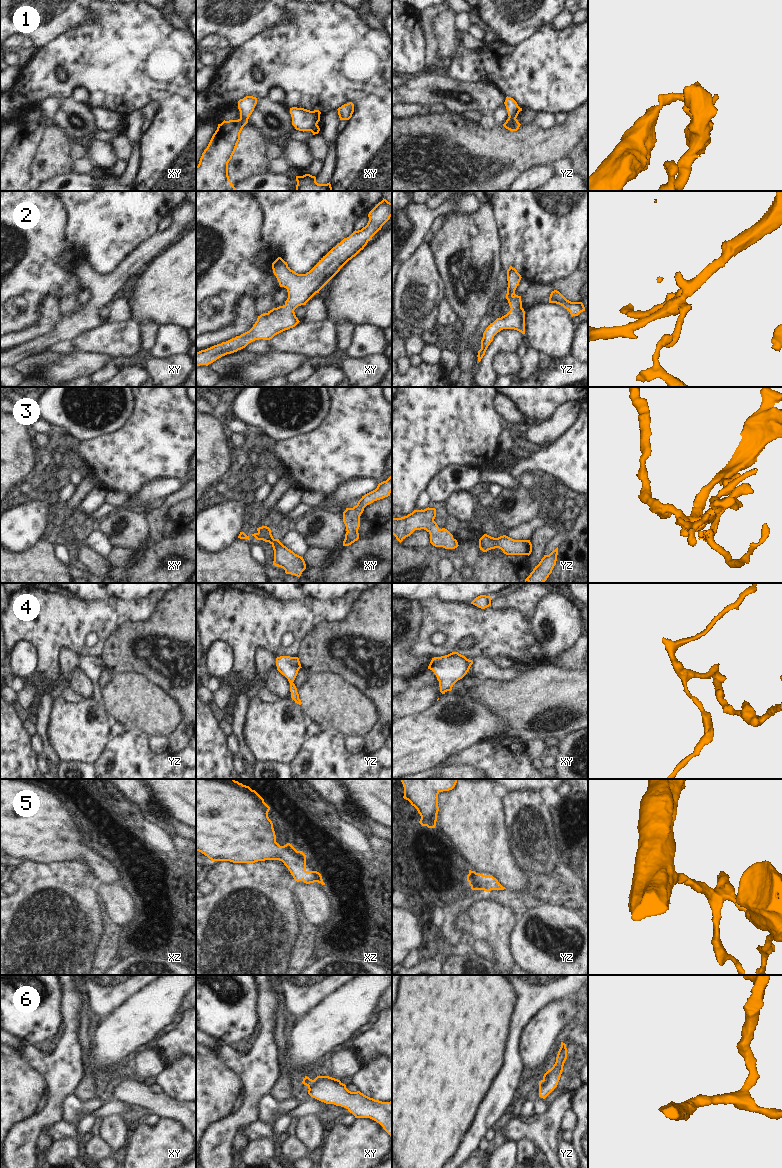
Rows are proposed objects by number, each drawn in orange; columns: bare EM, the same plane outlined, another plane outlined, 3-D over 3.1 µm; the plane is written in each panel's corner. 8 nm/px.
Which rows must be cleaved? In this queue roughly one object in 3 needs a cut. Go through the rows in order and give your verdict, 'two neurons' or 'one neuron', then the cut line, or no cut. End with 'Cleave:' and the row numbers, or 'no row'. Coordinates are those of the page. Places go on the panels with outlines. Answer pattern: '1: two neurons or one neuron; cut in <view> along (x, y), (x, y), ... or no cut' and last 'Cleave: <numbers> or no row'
1: two neurons; cut in xy along (240, 117), (247, 121)
2: one neuron; no cut
3: one neuron; no cut
4: one neuron; no cut
5: one neuron; no cut
6: one neuron; no cut
Cleave: 1

